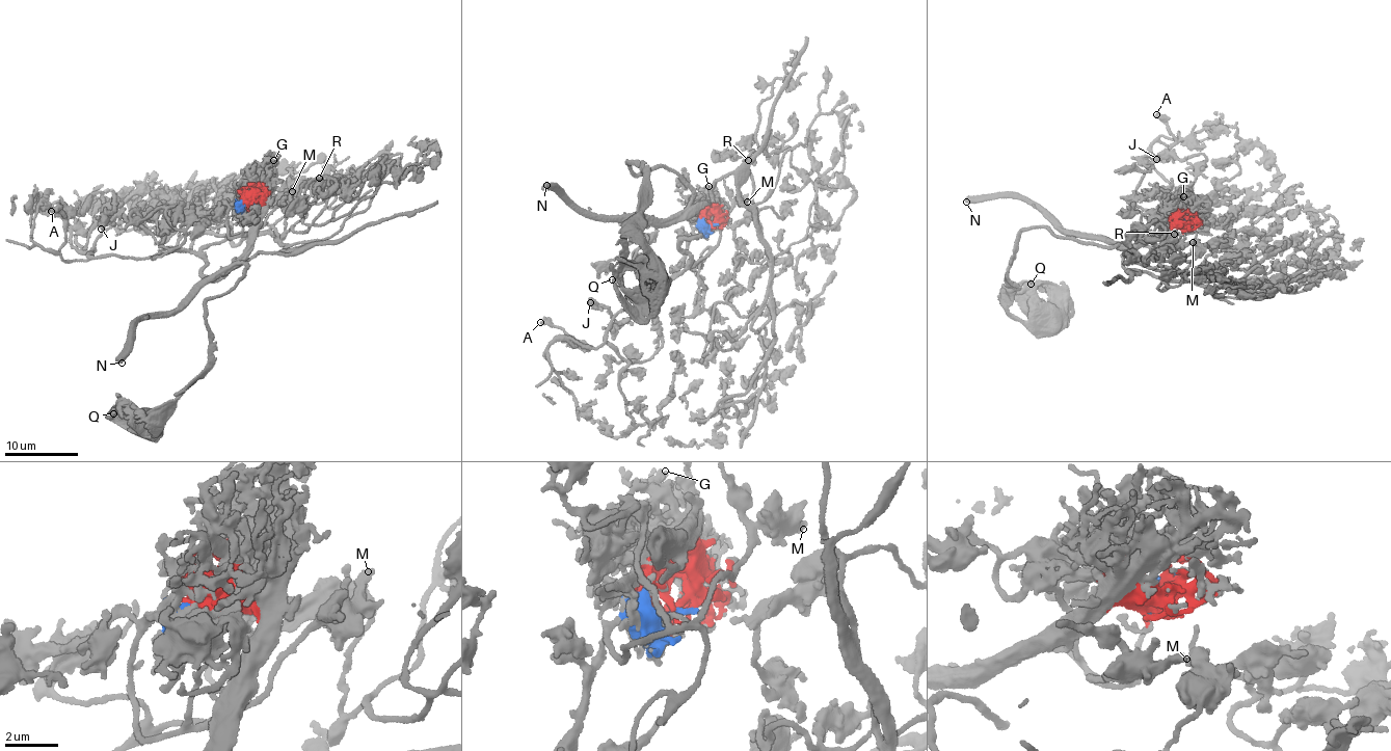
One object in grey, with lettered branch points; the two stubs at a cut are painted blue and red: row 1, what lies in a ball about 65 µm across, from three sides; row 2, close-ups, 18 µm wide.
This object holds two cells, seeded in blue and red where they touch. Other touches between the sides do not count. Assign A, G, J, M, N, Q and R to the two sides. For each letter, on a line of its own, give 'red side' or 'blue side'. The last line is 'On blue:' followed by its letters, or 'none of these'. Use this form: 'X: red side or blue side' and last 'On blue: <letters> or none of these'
A: blue side
G: red side
J: blue side
M: blue side
N: red side
Q: red side
R: blue side
On blue: A, J, M, R

